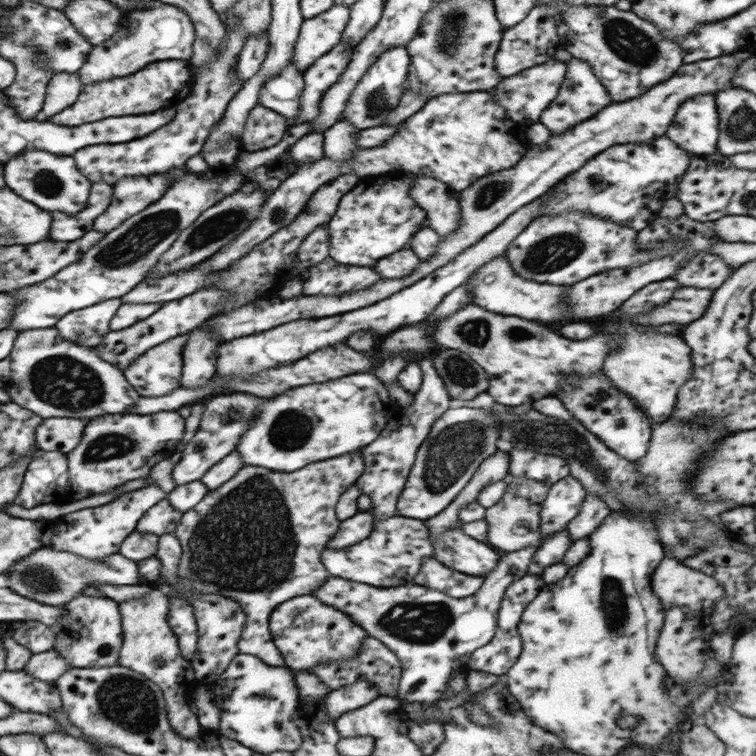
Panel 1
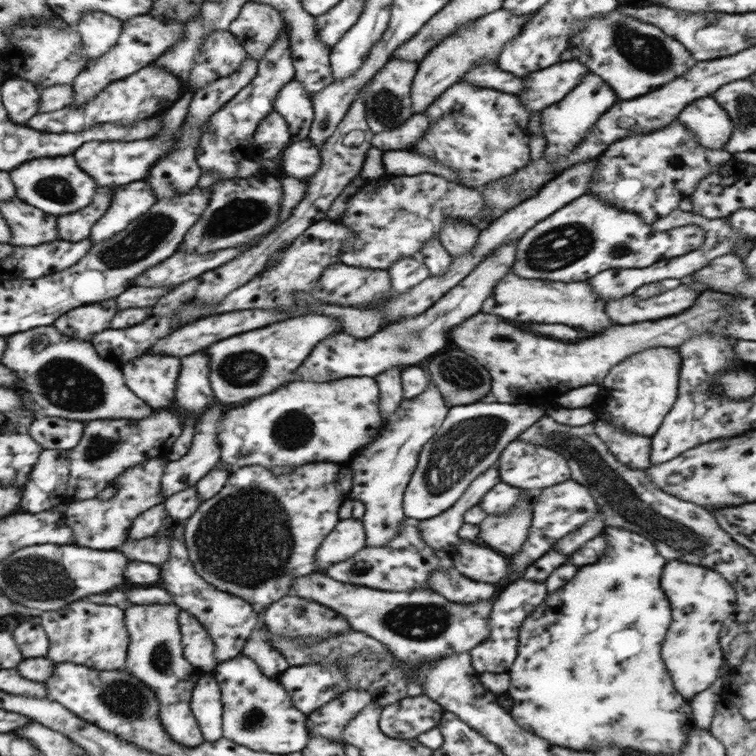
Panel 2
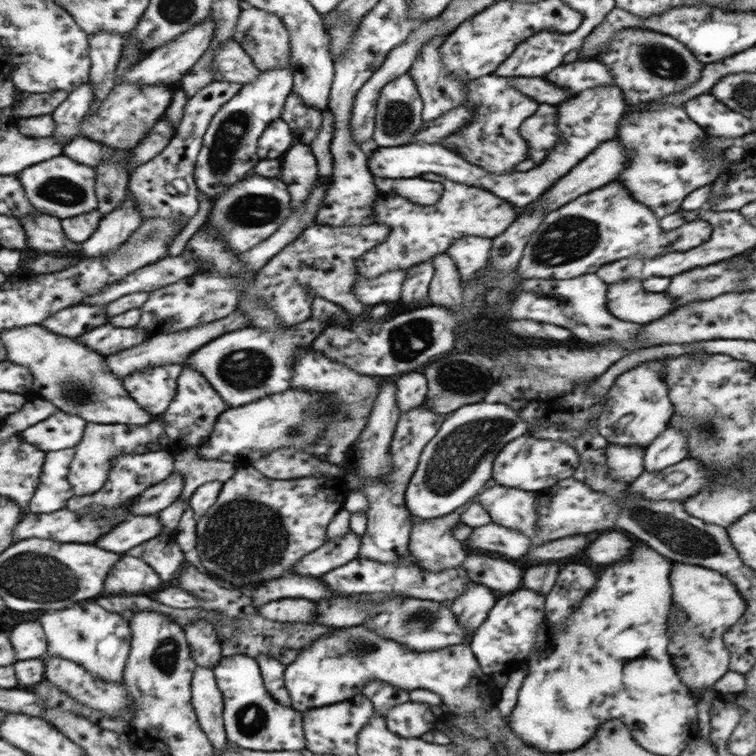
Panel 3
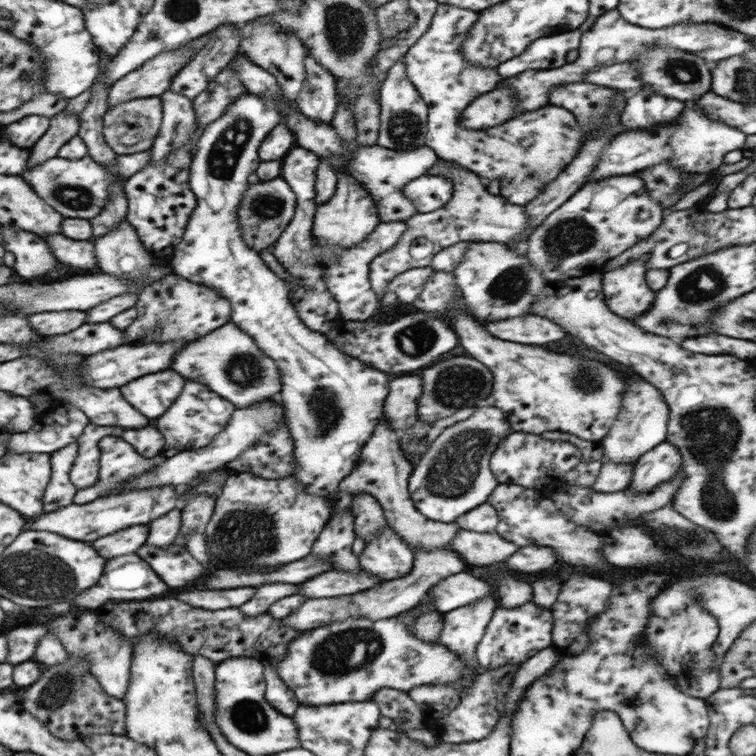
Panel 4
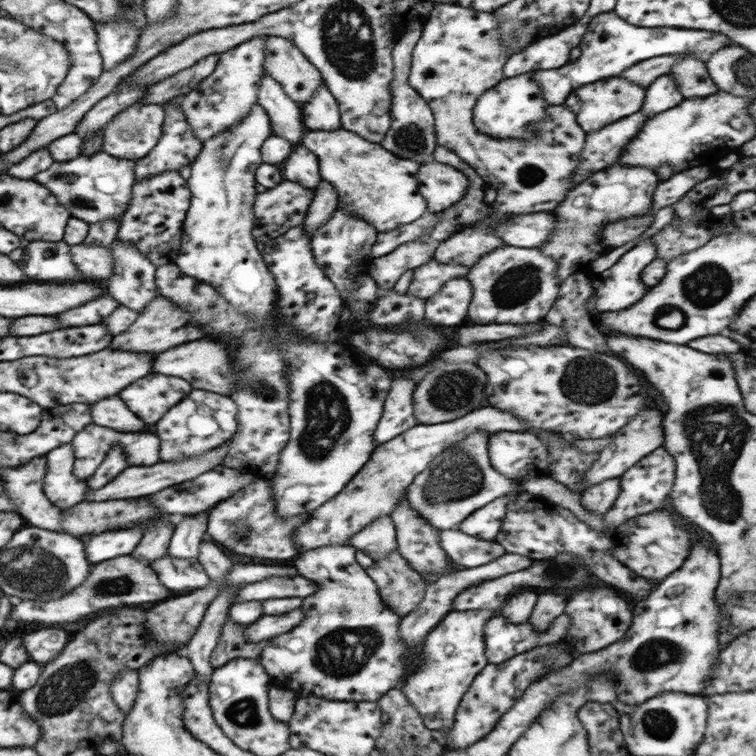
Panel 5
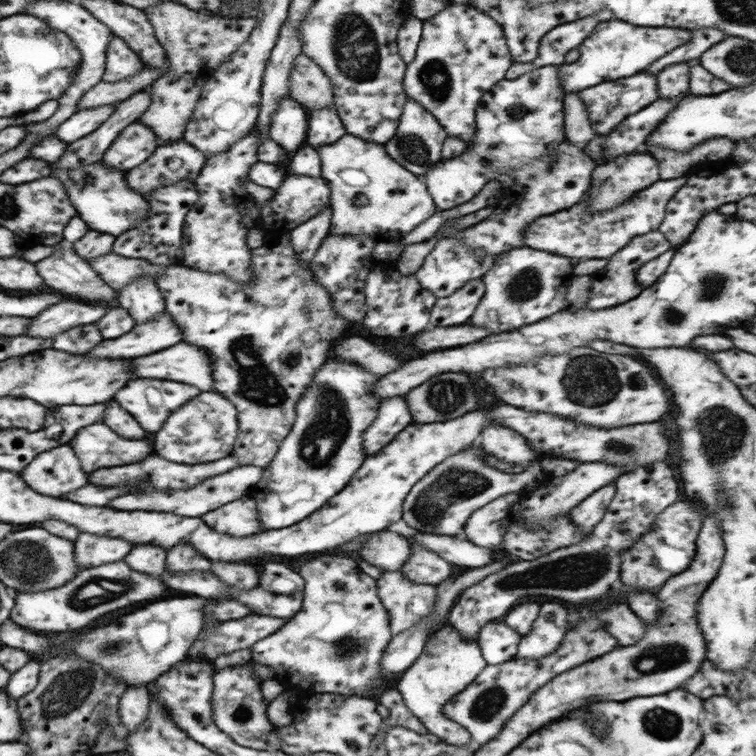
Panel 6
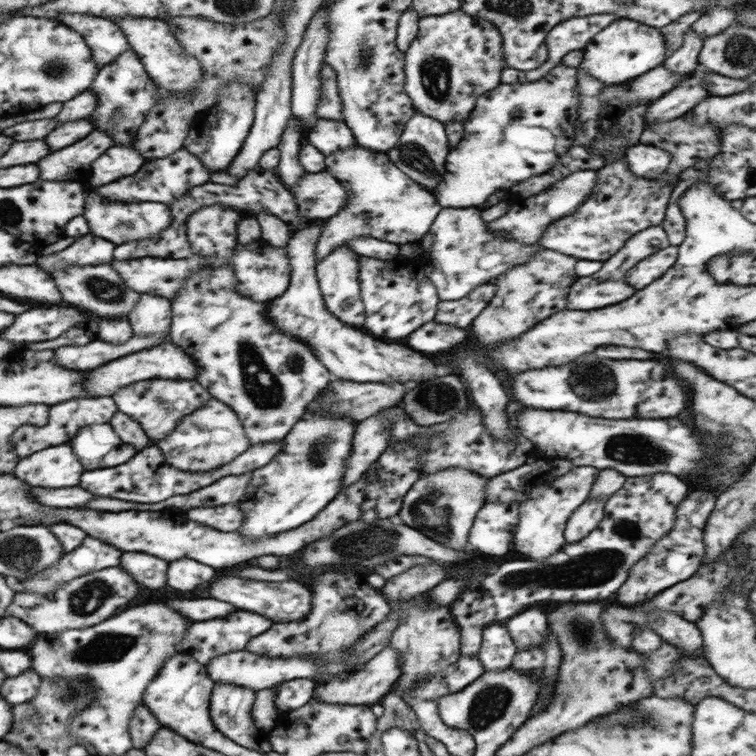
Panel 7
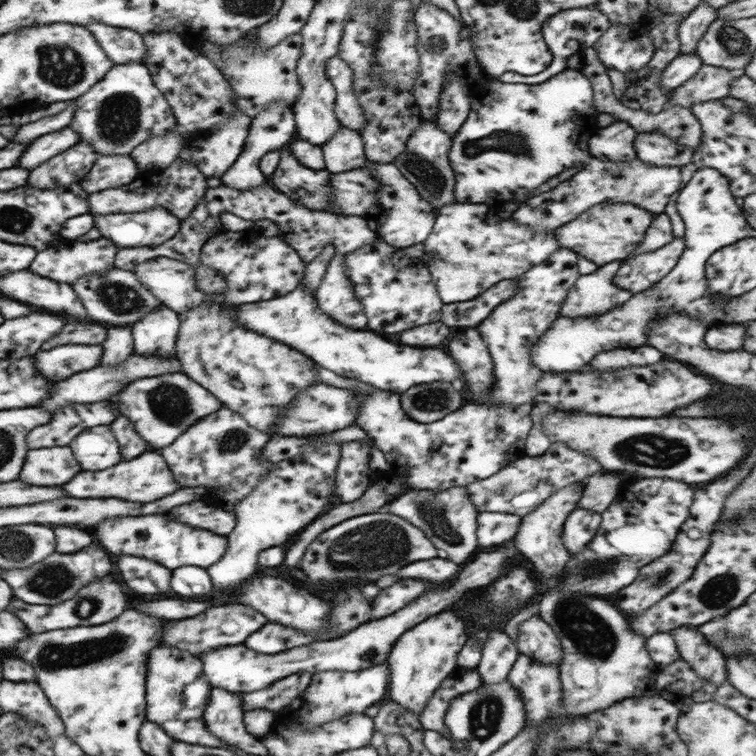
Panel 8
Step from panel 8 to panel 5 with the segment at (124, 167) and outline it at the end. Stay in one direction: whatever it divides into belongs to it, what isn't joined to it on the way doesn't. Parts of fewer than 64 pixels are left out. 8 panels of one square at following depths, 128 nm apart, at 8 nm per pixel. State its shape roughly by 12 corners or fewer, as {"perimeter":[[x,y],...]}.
{"perimeter":[[128,106],[104,126],[103,152],[144,159],[161,140],[164,106]]}

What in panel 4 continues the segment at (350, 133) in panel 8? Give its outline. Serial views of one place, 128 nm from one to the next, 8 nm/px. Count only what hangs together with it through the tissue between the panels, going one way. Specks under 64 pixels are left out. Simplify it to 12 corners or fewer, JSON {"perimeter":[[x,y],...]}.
{"perimeter":[[305,55],[306,81],[294,106],[314,124],[331,124],[334,76]]}

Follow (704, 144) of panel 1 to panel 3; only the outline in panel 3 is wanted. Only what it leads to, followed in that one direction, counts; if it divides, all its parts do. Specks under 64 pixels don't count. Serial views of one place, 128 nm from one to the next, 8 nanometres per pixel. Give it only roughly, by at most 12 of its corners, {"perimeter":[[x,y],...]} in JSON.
{"perimeter":[[710,92],[688,100],[686,114],[707,136],[738,138],[754,130],[746,115]]}

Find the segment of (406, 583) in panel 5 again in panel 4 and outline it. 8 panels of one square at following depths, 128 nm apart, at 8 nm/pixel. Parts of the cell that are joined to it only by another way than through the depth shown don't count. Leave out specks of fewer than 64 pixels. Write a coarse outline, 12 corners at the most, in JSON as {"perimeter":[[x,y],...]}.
{"perimeter":[[389,528],[366,543],[361,568],[380,583],[413,570],[414,552]]}

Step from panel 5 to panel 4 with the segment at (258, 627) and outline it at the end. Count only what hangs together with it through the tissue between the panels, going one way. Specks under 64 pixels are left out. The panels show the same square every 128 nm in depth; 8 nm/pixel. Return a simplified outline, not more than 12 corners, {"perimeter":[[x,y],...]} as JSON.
{"perimeter":[[414,548],[413,570],[366,591],[306,600],[284,626],[393,618],[462,572],[460,556]]}

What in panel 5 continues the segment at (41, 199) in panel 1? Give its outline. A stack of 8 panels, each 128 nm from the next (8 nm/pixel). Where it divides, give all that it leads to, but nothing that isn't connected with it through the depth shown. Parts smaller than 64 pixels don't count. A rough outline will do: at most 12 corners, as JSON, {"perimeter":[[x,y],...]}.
{"perimeter":[[101,151],[54,162],[34,178],[70,216],[121,218],[135,162]]}

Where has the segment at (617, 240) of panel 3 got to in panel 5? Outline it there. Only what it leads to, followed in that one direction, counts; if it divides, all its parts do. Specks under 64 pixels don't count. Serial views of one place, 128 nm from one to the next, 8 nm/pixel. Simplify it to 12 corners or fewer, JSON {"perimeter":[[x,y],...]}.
{"perimeter":[[606,167],[554,208],[540,251],[586,272],[598,230],[652,210],[656,171]]}

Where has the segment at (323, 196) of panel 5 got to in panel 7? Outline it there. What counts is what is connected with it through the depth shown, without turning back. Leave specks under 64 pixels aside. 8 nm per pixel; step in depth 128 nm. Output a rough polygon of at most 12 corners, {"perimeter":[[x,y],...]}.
{"perimeter":[[320,224],[291,234],[290,284],[268,318],[337,378],[418,382],[430,356],[328,312]]}

